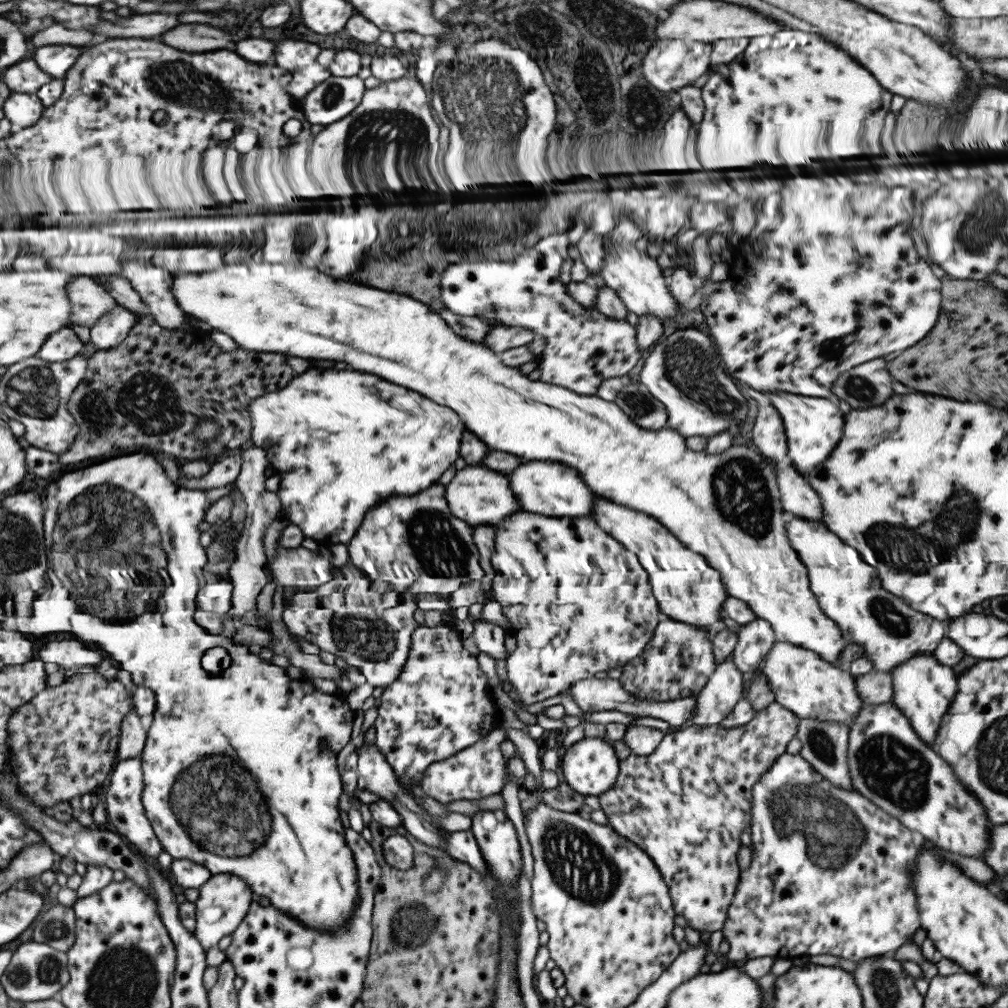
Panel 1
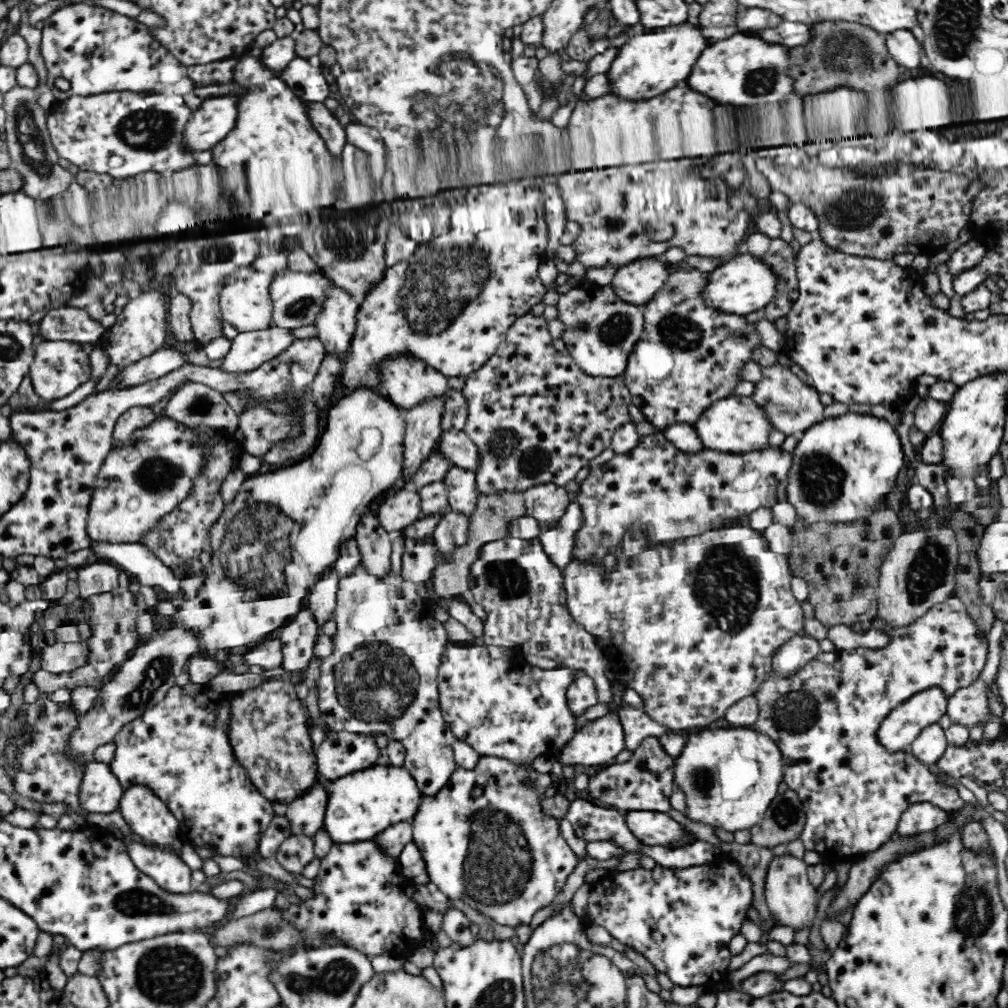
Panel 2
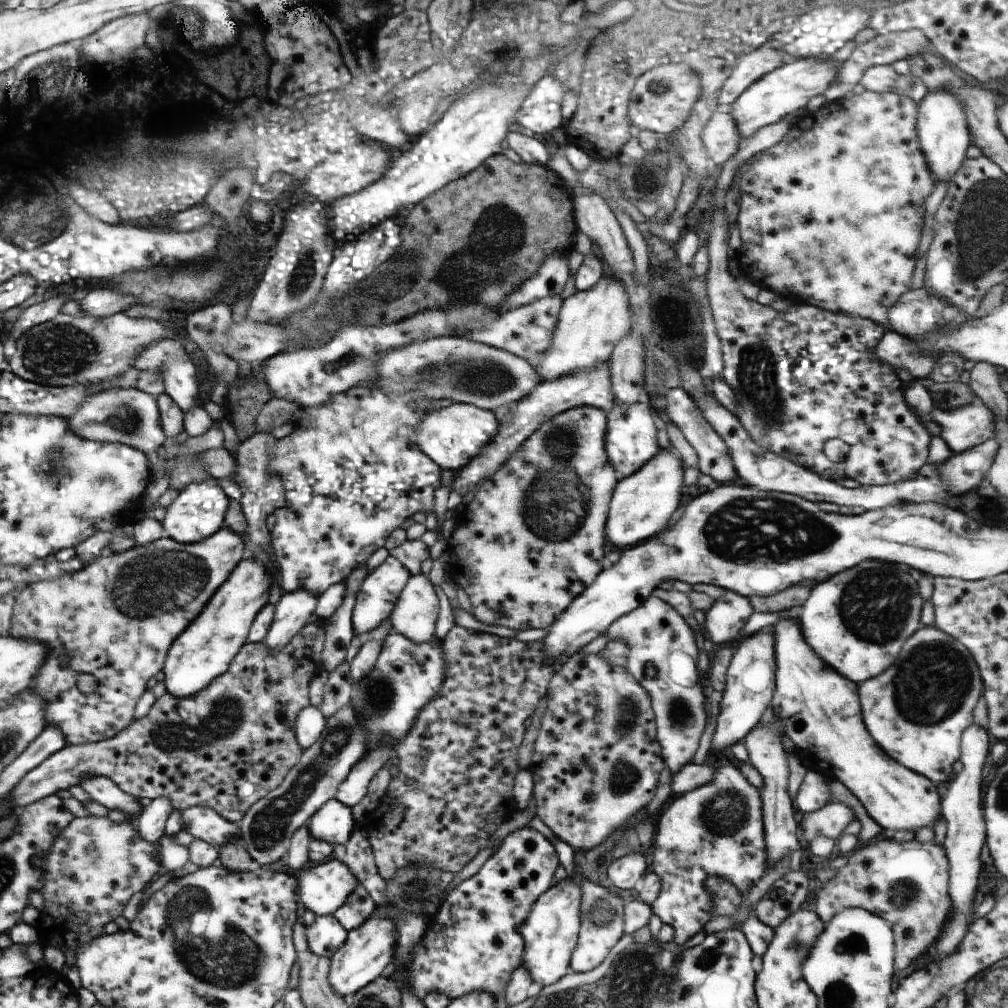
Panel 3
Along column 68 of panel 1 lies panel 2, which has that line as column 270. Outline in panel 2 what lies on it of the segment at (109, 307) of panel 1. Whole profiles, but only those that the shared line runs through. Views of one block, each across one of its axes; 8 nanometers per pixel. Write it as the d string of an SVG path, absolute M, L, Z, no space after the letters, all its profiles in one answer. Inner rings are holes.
M284 271L270 282L271 313L270 326L278 328L300 328L300 326L314 325L316 317L322 309L325 300L325 291L328 289L328 280L320 274L308 272Z

